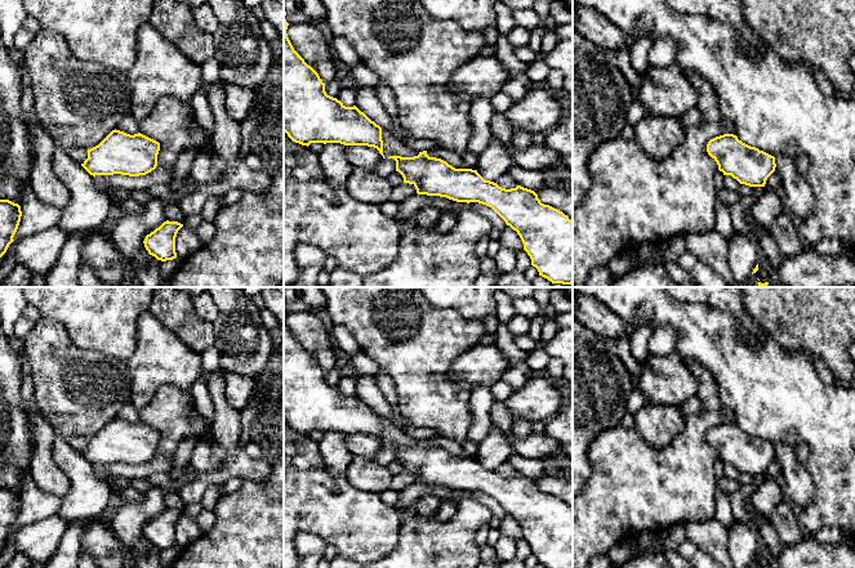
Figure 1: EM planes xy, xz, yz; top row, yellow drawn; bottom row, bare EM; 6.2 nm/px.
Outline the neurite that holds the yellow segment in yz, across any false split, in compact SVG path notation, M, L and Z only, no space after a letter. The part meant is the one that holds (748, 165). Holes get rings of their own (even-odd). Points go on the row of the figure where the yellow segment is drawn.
M734 134L711 139L707 152L723 175L731 175L740 184L749 187L765 187L776 167L774 156L743 143Z

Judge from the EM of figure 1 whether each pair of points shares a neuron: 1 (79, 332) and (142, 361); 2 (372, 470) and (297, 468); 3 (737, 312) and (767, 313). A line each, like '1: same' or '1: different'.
1: different
2: different
3: different

